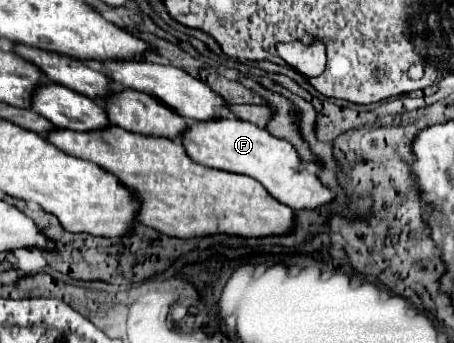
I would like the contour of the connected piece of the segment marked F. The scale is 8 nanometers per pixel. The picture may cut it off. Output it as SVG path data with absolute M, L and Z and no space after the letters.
M217 119L205 123L193 123L183 133L183 145L187 155L199 165L211 169L223 169L229 173L239 173L259 181L277 201L289 205L295 211L315 211L325 203L335 201L335 193L327 189L317 175L305 175L301 167L301 157L295 147L283 139L273 137L269 131L259 129L253 123L241 119Z

